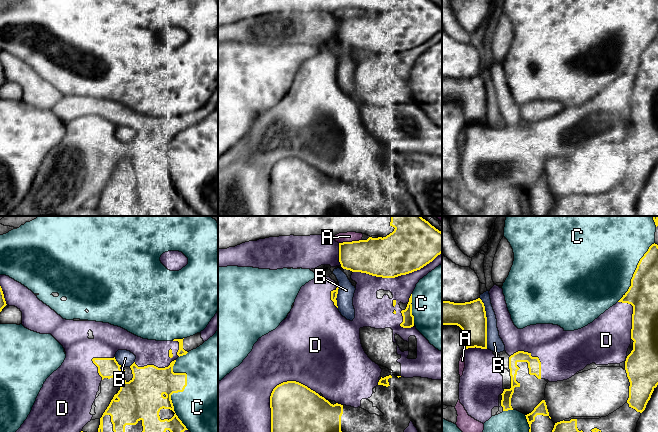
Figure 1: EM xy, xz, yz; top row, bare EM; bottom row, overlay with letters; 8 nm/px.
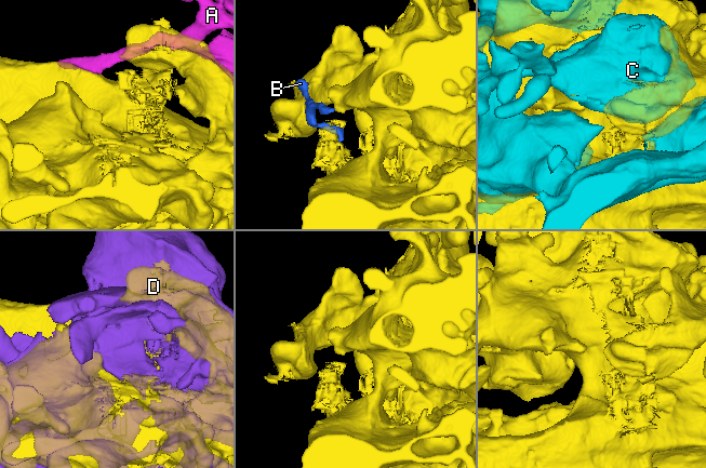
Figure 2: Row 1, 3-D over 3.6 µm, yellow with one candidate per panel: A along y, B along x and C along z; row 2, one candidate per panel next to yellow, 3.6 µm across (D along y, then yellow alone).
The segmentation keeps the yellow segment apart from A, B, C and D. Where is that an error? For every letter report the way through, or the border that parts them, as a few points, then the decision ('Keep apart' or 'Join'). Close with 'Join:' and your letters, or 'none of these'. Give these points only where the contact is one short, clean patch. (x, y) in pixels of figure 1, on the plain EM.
A: Keep apart
B: Keep apart
C: Keep apart
D: Keep apart
Join: none of these

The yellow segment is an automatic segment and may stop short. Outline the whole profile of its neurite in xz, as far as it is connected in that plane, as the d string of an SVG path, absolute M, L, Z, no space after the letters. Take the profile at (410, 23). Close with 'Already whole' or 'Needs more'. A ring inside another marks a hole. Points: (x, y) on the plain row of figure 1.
M390 0L394 7L386 13L339 19L341 43L376 53L395 54L420 46L442 29L442 8L431 0Z. Already whole

